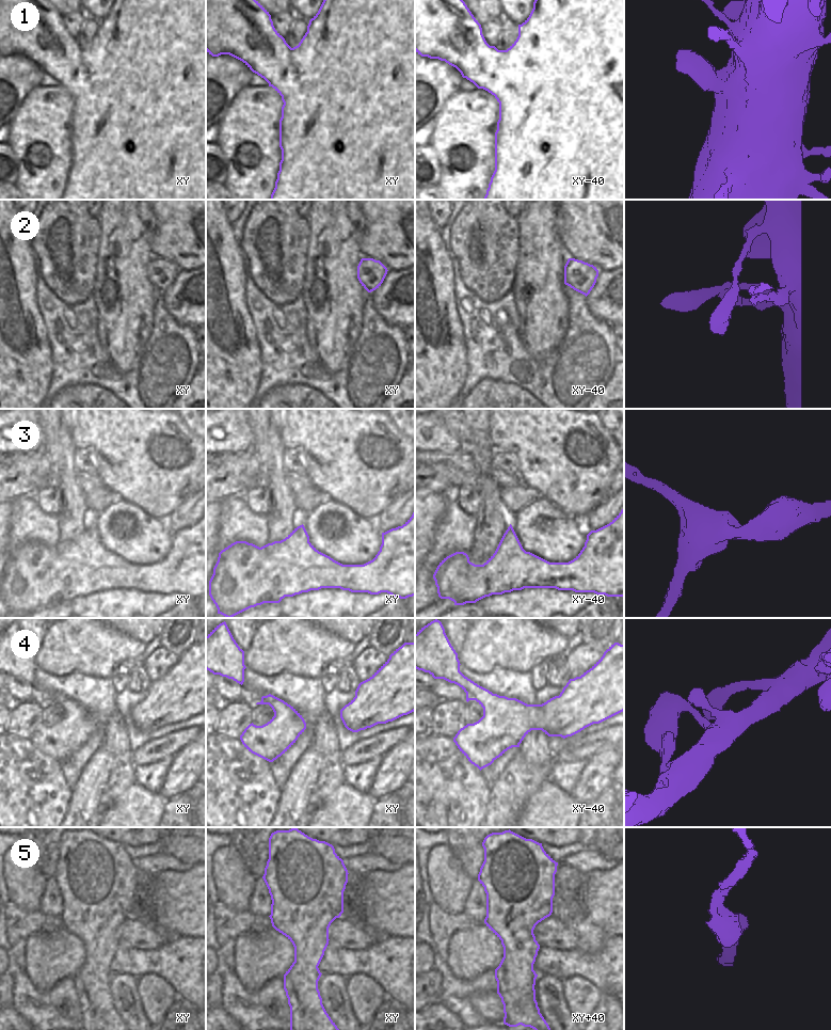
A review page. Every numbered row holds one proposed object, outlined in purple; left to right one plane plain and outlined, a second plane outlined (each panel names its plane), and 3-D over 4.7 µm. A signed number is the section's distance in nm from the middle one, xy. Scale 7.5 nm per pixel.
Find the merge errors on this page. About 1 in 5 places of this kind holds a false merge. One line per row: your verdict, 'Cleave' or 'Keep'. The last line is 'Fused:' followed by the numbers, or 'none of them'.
1: Keep
2: Cleave
3: Keep
4: Keep
5: Keep
Fused: 2

